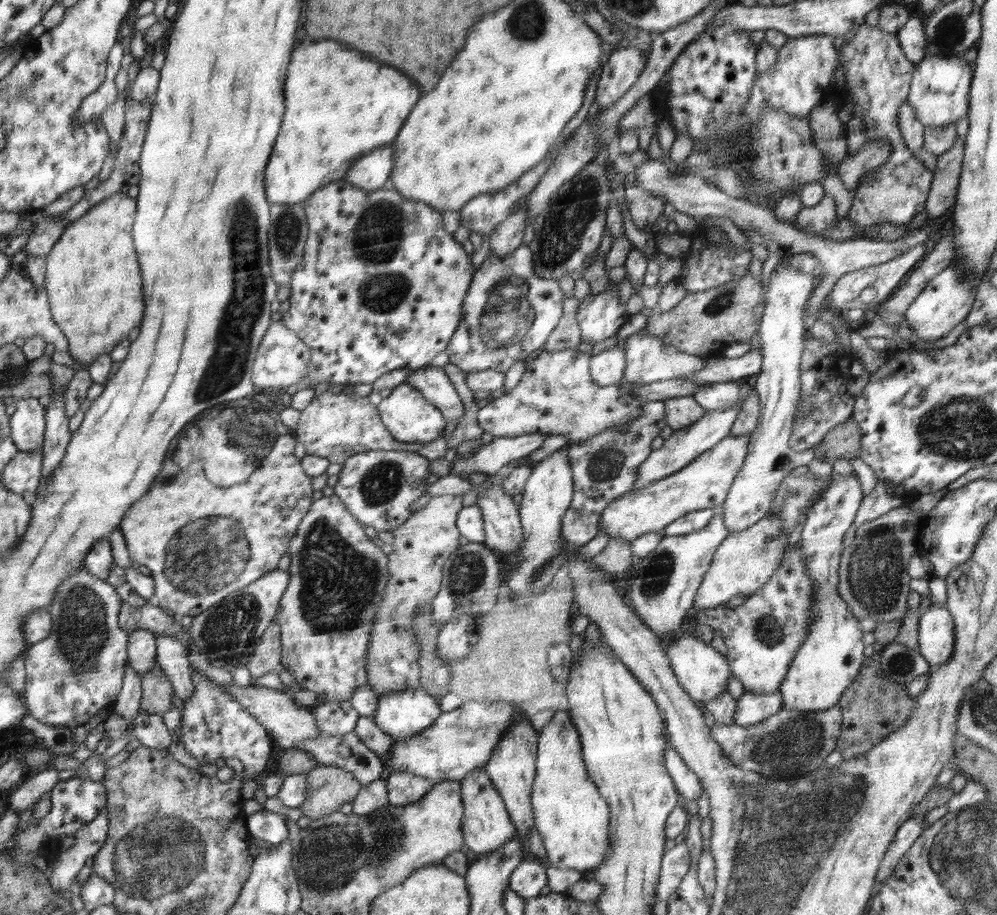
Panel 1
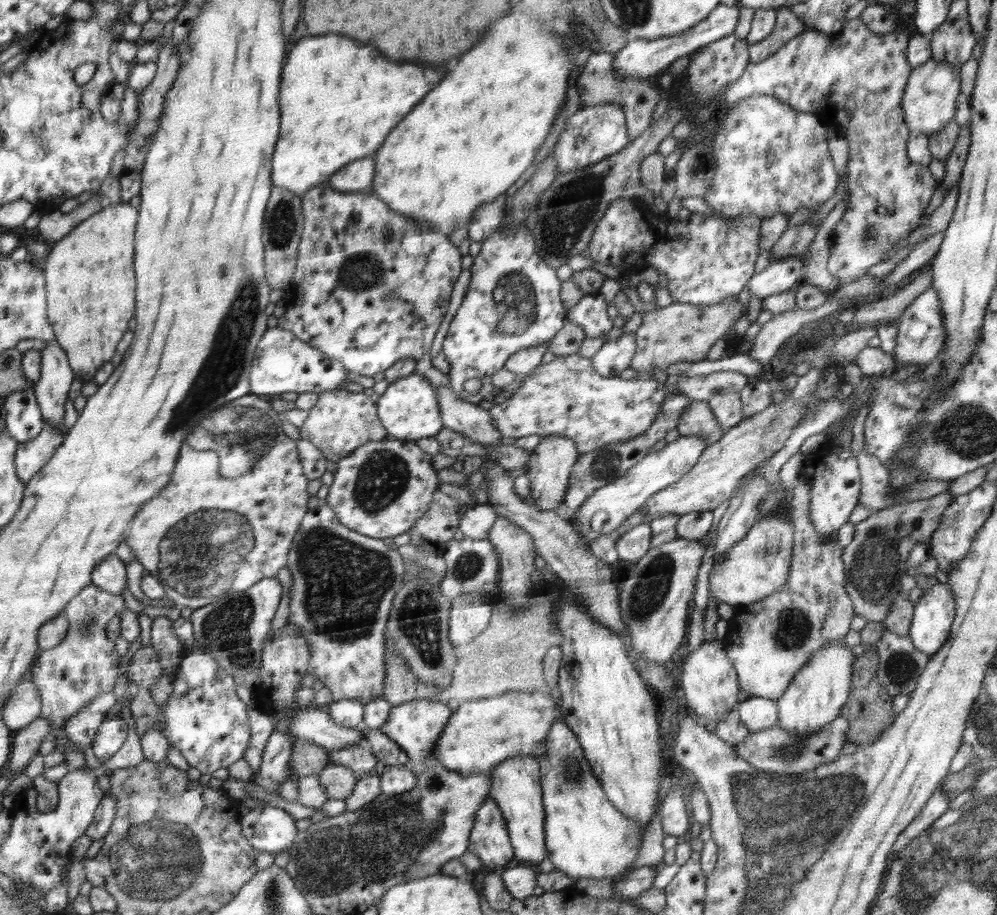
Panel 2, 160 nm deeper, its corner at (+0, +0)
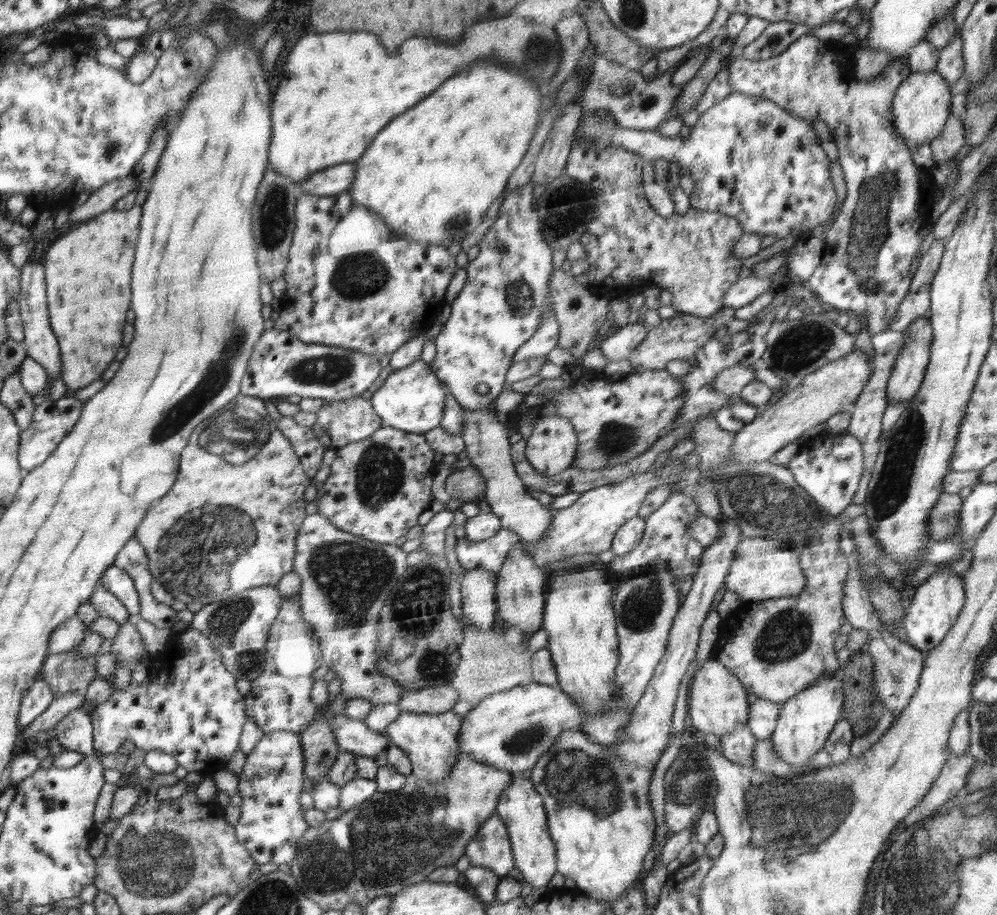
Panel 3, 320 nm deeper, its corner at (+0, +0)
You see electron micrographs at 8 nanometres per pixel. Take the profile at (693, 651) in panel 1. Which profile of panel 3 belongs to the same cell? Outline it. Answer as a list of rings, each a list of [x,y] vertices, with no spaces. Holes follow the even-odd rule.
[[[714,653],[704,665],[700,665],[691,683],[687,716],[690,716],[692,726],[696,730],[721,736],[747,725],[749,708],[747,693],[738,681],[738,677],[730,673],[726,666],[722,666]]]

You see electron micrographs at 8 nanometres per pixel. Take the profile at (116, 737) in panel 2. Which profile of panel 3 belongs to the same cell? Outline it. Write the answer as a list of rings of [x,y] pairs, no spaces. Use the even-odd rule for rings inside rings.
[[[190,626],[189,629],[185,631],[172,632],[168,643],[166,646],[162,646],[158,653],[153,656],[153,661],[151,661],[150,676],[146,682],[142,684],[128,684],[126,688],[122,690],[114,690],[112,696],[100,704],[98,708],[94,709],[94,714],[92,714],[92,727],[94,728],[93,734],[93,747],[96,752],[100,754],[119,754],[123,750],[133,747],[141,748],[145,753],[149,750],[163,750],[168,754],[171,754],[176,759],[178,765],[185,768],[187,772],[202,772],[208,775],[212,773],[226,769],[228,760],[232,758],[232,754],[236,748],[238,748],[238,738],[240,738],[240,732],[242,732],[242,726],[246,722],[244,718],[244,702],[242,702],[242,694],[236,690],[236,676],[228,672],[226,666],[223,664],[222,655],[219,651],[210,643],[210,640],[203,635],[202,631],[196,630],[194,627]]]

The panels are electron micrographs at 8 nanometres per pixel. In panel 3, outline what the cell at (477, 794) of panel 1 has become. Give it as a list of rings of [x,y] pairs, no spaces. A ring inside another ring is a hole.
[[[498,814],[483,822],[482,828],[467,844],[466,856],[471,866],[483,866],[501,878],[515,867],[514,850],[511,846],[507,825]]]

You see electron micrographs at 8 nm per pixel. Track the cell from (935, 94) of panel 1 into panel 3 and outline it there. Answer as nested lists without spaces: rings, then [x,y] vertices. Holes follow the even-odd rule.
[[[916,72],[908,75],[904,82],[900,83],[894,98],[891,100],[893,125],[910,145],[932,142],[942,132],[950,112],[950,86],[937,73]]]

